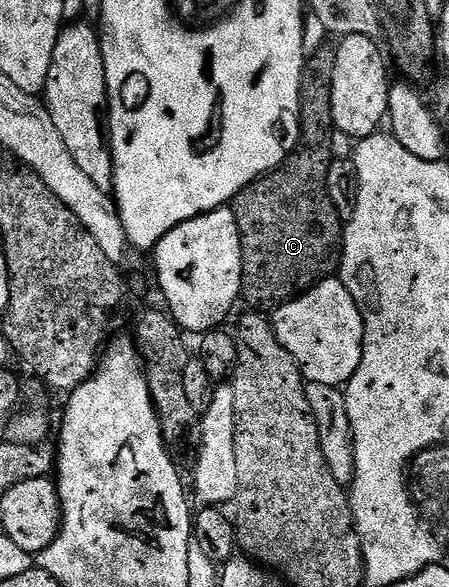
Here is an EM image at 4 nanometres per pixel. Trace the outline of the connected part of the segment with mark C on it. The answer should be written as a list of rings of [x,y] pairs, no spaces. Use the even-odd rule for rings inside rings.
[[[323,45],[313,51],[302,63],[300,92],[298,93],[298,143],[274,170],[269,170],[255,182],[249,182],[237,196],[232,209],[242,241],[242,297],[247,307],[258,312],[273,312],[278,307],[297,298],[299,294],[337,275],[342,265],[342,236],[344,219],[336,212],[332,196],[328,196],[328,168],[332,157],[330,139],[334,130],[332,116],[332,76],[334,75],[334,50]]]

